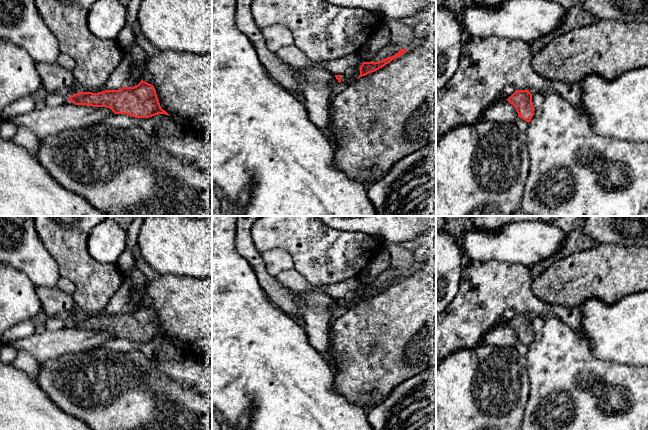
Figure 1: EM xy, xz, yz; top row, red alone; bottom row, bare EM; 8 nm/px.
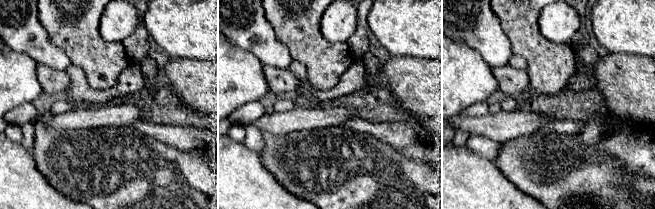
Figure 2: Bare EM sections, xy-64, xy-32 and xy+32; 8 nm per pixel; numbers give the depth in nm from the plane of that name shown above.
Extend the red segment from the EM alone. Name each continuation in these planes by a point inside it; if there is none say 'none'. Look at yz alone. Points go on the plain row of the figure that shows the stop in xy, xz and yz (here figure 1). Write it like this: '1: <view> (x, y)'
none

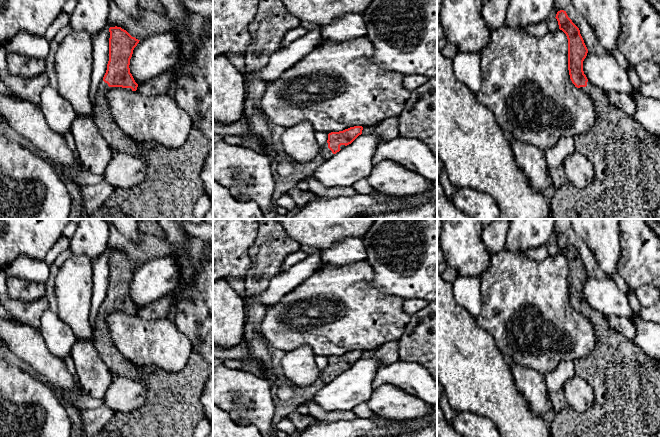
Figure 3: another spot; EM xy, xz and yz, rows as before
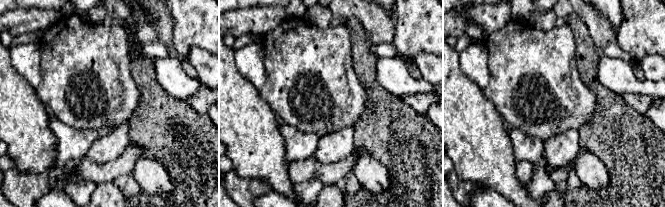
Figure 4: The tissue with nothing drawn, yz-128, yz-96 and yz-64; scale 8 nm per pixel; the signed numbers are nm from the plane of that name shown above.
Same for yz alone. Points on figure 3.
1: yz (626, 382)

